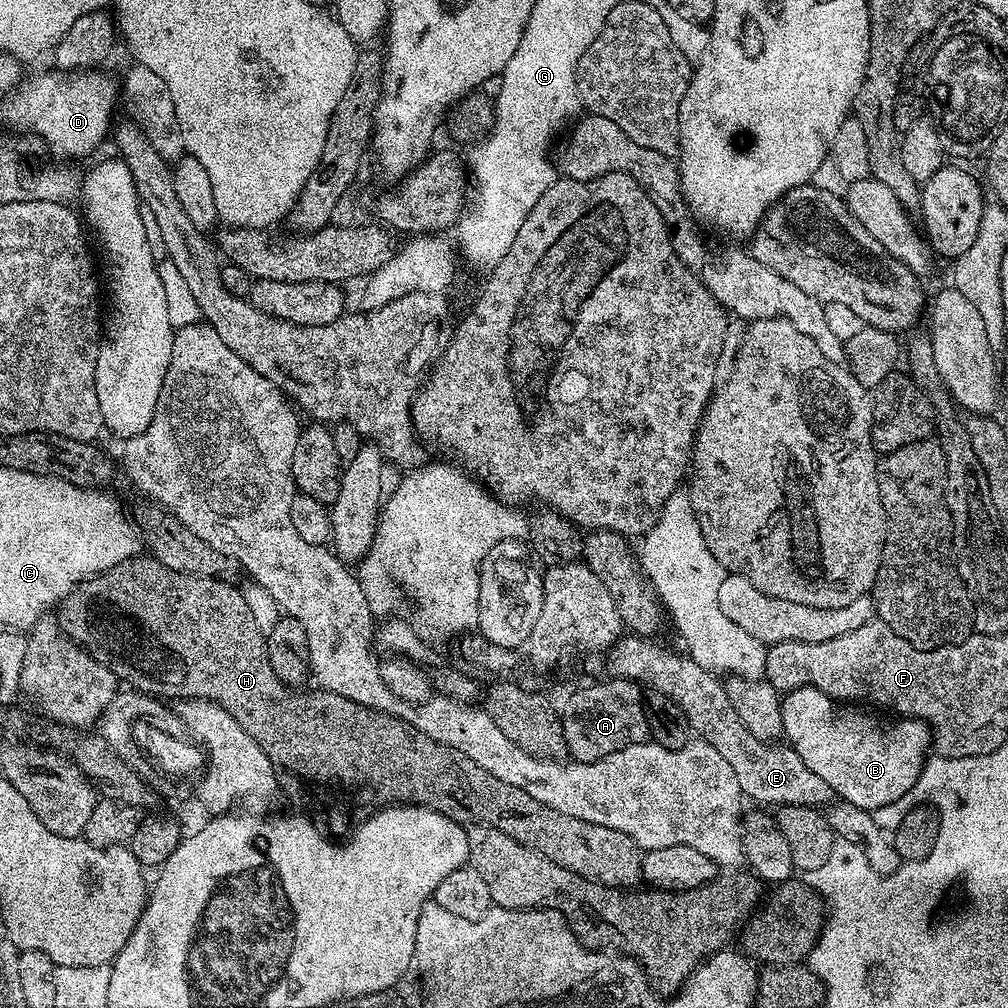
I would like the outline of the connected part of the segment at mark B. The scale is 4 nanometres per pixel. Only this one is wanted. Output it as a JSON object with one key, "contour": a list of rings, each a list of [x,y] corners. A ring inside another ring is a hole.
{"contour":[[[799,688],[783,693],[782,706],[783,739],[787,741],[798,758],[826,782],[826,786],[843,803],[853,804],[869,810],[887,806],[896,802],[902,794],[915,788],[924,769],[924,761],[929,759],[932,748],[932,730],[922,720],[911,718],[891,718],[883,720],[880,716],[871,716],[860,706],[838,706],[822,690],[817,688]]]}

